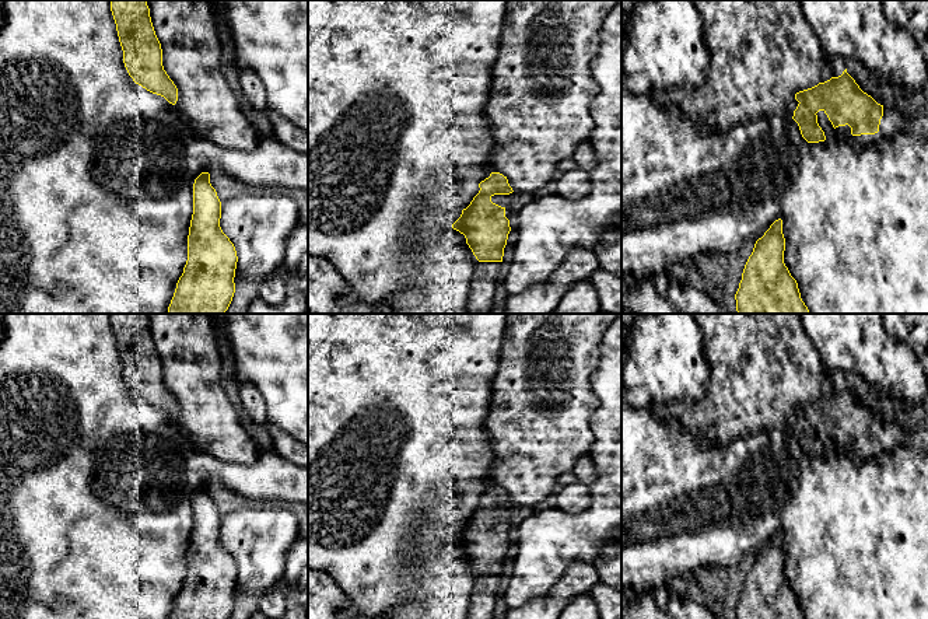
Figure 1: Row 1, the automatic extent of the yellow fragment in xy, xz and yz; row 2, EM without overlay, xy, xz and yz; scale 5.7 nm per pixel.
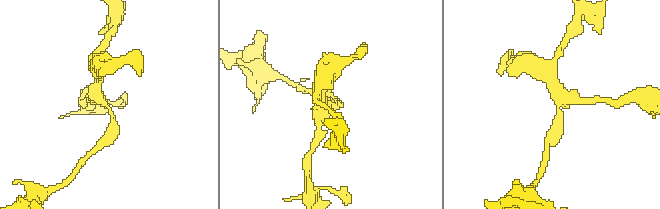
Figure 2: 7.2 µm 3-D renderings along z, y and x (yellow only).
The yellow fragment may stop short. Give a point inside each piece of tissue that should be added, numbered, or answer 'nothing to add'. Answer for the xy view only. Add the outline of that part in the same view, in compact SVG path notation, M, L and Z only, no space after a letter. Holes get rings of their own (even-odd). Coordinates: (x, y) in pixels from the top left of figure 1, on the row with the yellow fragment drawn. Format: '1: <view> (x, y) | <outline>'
nothing to add

